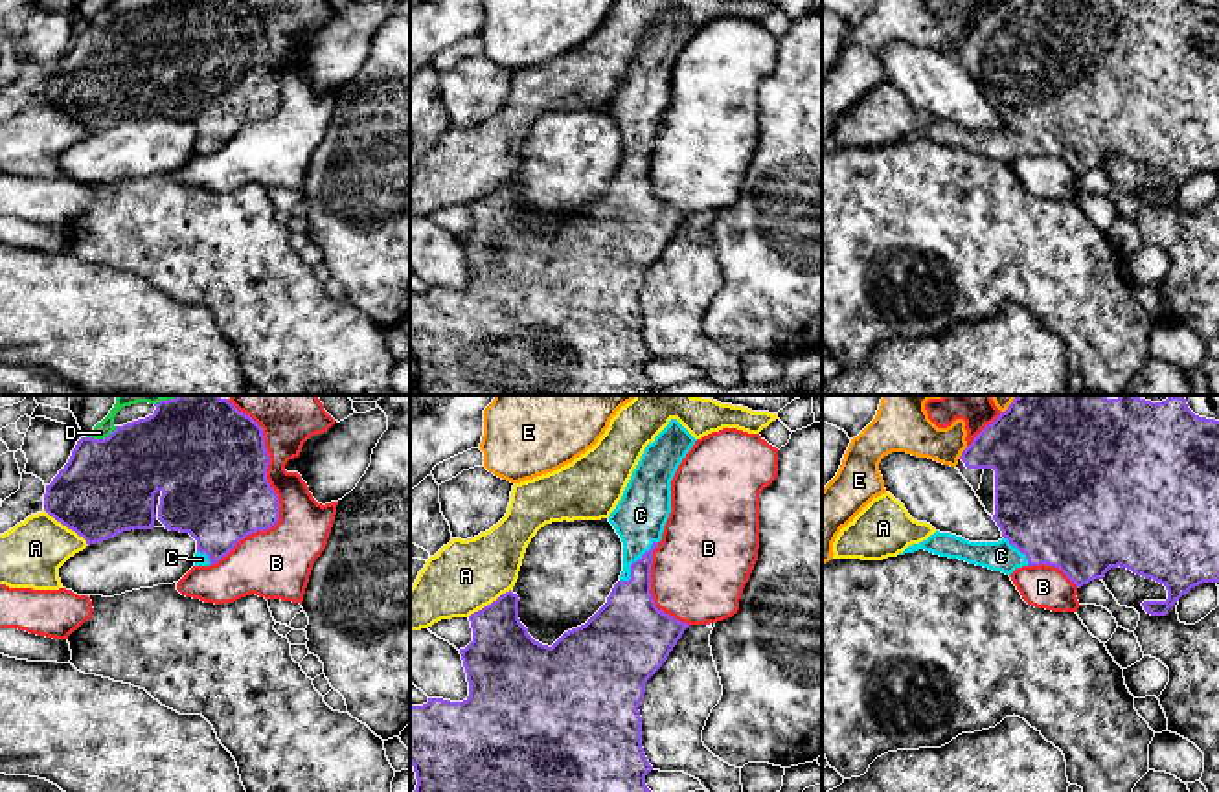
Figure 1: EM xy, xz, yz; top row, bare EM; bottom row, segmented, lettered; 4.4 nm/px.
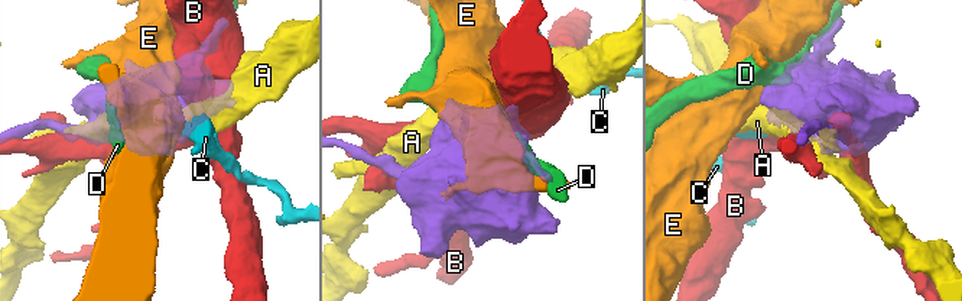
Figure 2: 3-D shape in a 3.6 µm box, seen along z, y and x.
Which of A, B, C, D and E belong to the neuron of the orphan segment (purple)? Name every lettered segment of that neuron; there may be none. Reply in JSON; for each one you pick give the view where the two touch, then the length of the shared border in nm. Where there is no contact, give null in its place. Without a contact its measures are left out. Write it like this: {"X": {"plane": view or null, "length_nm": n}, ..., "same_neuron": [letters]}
{"C": {"plane": "xz", "length_nm": 240}, "same_neuron": ["C"]}

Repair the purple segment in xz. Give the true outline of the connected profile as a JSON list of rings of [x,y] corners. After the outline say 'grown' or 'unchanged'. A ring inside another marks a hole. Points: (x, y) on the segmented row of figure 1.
[[[671,419],[645,447],[609,516],[623,542],[623,571],[607,603],[585,625],[564,632],[552,647],[542,645],[520,623],[520,599],[511,590],[469,616],[473,641],[460,649],[469,696],[463,702],[428,698],[423,706],[410,706],[410,764],[417,779],[414,792],[651,792],[645,775],[653,766],[642,748],[638,707],[647,680],[689,627],[656,608],[651,595],[651,562],[671,513],[671,480],[695,441]]]; grown

